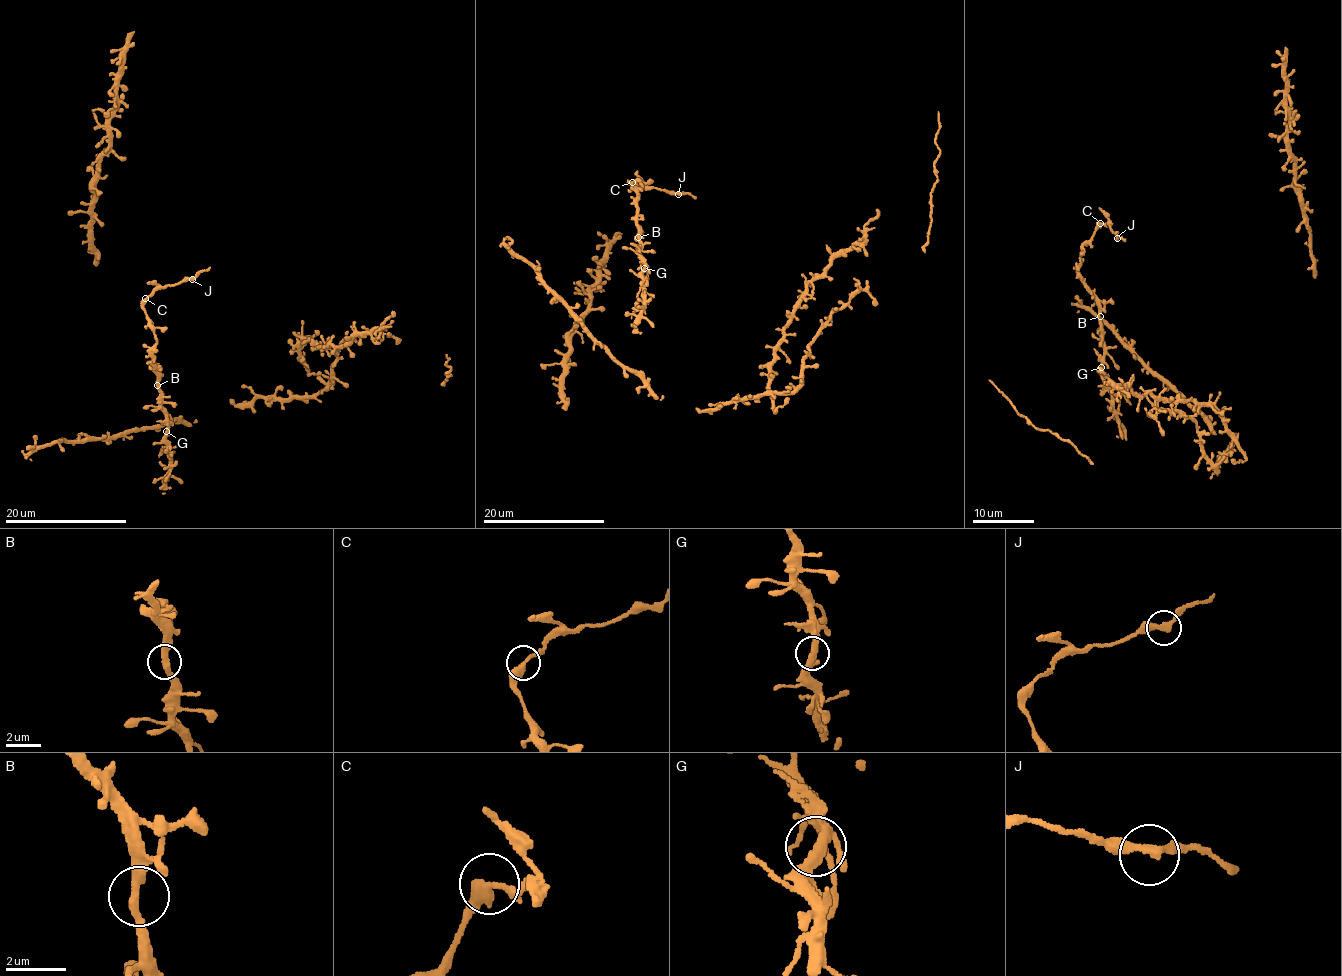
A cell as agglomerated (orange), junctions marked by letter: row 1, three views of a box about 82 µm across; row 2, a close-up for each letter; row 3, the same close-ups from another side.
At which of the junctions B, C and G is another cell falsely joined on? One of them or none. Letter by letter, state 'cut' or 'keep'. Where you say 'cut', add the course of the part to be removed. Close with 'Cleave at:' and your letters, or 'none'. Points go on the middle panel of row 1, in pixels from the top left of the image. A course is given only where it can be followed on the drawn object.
B: keep
C: cut; course (632, 183), (688, 193), (695, 198)
G: keep
Cleave at: C

